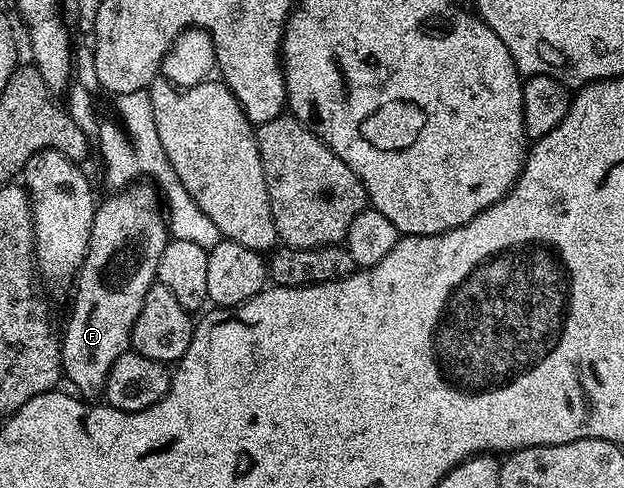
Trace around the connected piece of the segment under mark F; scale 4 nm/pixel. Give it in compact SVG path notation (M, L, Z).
M136 181L110 196L96 205L89 248L74 287L71 319L61 330L63 374L83 396L102 395L109 368L117 356L131 350L131 329L137 312L141 312L145 292L156 285L157 260L161 260L169 241L161 194L150 181Z

